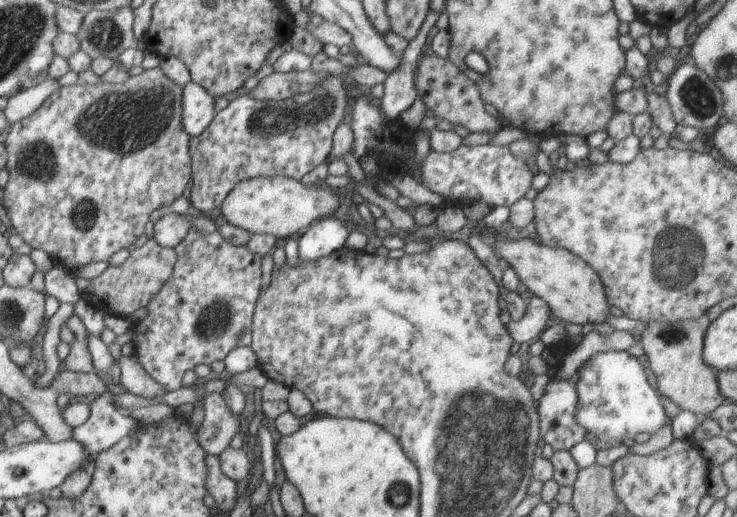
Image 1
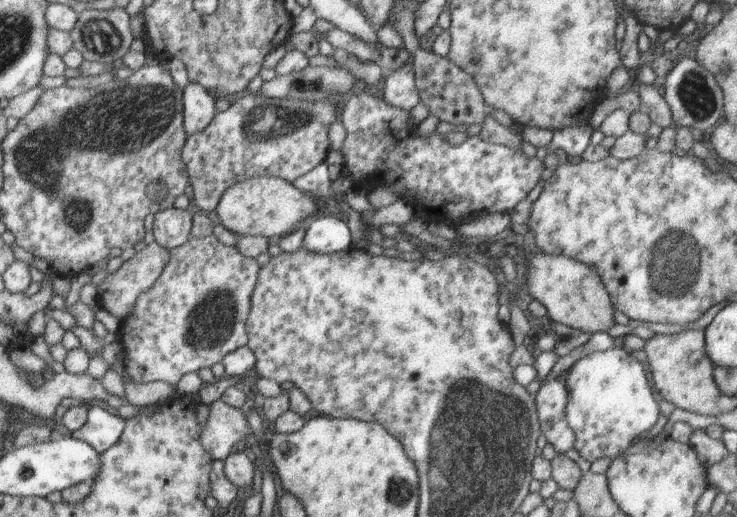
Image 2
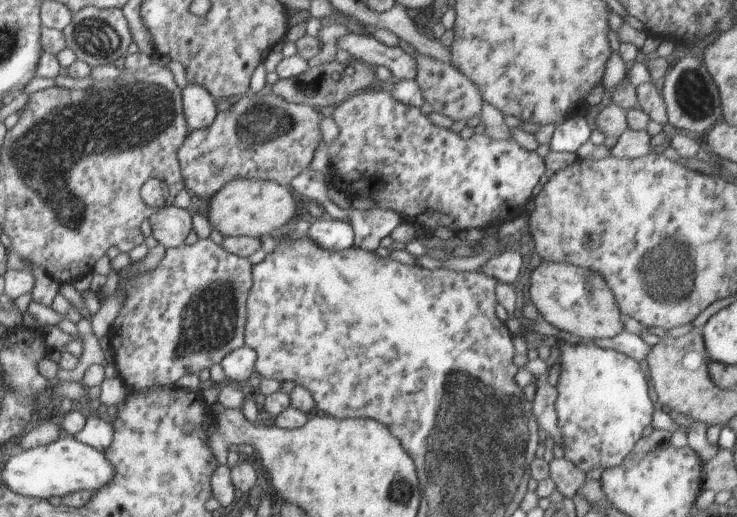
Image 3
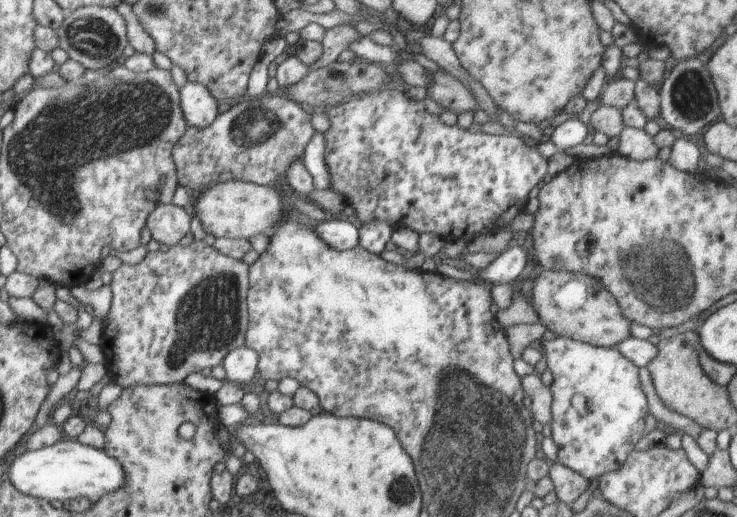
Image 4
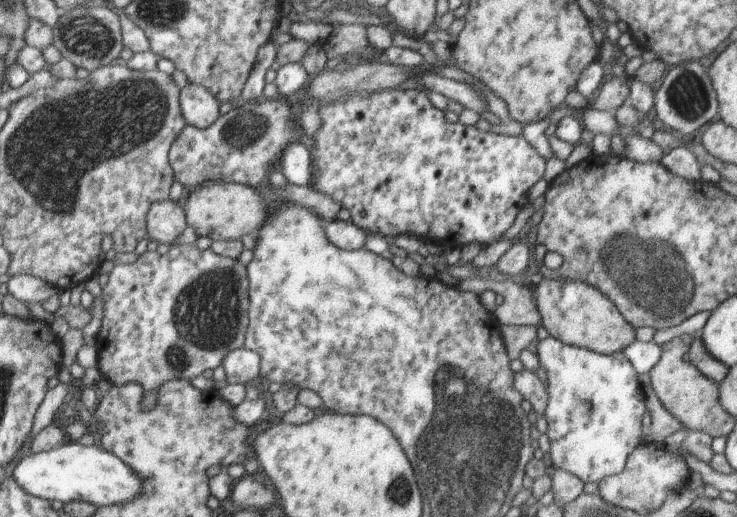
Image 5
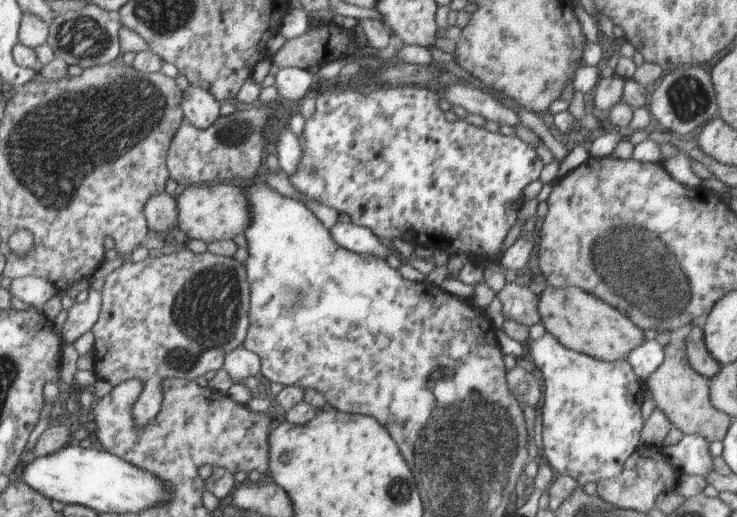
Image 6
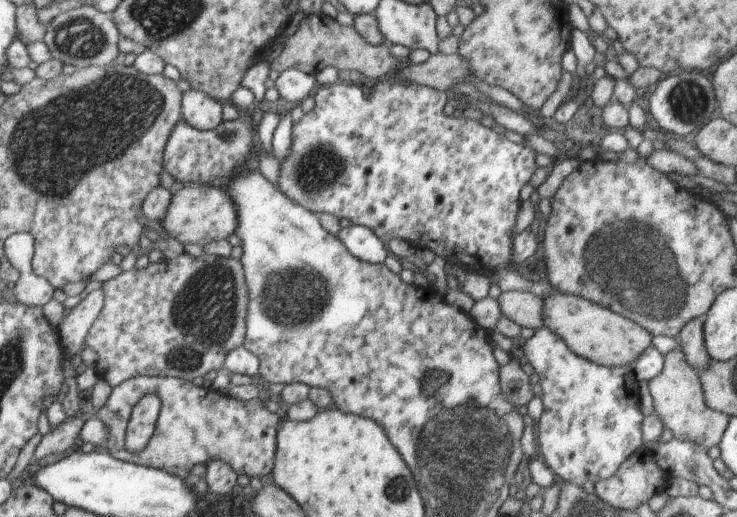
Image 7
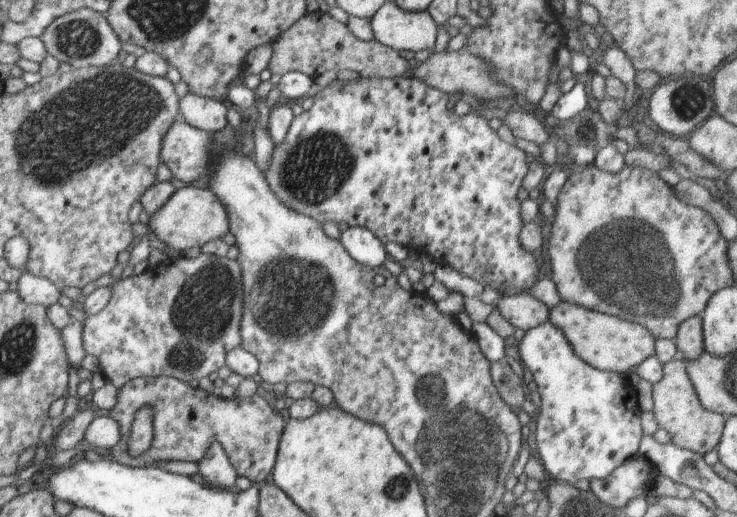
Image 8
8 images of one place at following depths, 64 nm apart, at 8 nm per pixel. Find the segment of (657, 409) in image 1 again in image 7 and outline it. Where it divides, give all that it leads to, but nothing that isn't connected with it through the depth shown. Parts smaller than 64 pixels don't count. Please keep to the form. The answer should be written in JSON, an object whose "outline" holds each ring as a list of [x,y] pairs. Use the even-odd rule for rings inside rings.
{"outline":[[[545,325],[538,328],[532,338],[522,347],[524,356],[540,378],[544,412],[538,420],[536,442],[544,456],[545,464],[562,481],[582,487],[586,482],[598,482],[612,478],[618,468],[637,450],[643,448],[642,424],[645,416],[640,411],[640,386],[631,367],[601,366],[592,360],[577,356],[560,336],[556,336]]]}

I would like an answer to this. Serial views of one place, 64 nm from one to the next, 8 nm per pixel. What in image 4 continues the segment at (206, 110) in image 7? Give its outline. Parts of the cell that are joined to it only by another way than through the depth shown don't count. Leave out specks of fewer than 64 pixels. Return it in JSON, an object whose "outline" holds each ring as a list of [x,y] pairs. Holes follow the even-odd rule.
{"outline":[[[187,82],[180,100],[188,124],[196,128],[210,127],[218,114],[218,102],[210,96],[210,90],[202,83]]]}

